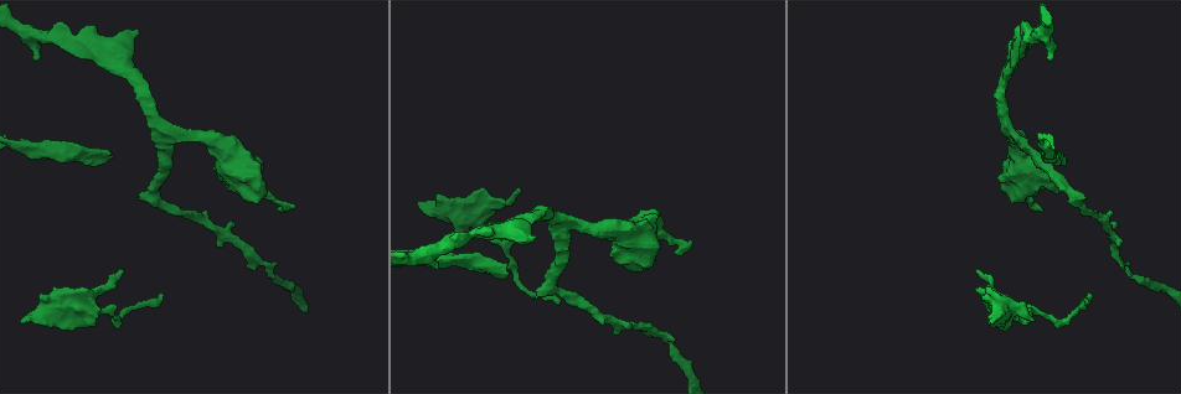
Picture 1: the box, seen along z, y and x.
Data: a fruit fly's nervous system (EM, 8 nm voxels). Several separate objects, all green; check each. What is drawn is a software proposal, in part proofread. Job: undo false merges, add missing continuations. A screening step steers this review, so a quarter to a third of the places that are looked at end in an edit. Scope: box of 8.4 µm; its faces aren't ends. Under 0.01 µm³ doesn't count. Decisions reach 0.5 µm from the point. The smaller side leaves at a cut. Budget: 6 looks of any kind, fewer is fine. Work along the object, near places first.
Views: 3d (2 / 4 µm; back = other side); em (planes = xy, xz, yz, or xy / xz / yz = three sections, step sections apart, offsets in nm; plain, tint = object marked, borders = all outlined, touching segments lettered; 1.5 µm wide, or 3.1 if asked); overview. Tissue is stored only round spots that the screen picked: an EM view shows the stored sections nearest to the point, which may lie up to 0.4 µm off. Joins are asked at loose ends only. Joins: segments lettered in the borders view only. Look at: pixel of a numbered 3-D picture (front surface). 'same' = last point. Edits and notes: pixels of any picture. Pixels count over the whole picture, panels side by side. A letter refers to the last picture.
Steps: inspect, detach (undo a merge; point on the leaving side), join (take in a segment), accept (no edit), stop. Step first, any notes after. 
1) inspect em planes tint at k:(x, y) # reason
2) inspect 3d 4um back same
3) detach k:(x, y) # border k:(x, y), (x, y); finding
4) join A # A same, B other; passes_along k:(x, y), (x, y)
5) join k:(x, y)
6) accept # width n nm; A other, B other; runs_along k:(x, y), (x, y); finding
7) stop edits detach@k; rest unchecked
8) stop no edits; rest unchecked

inspect 3d 2um at 1:(40, 297) # an open end

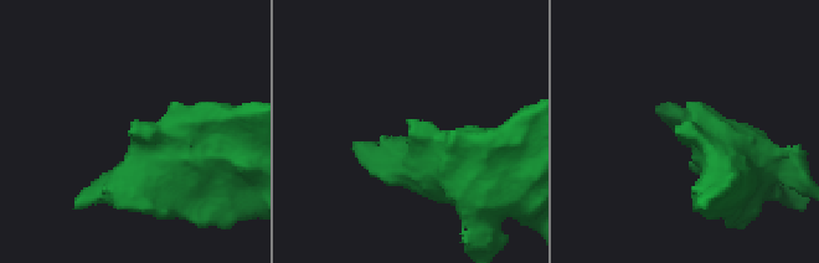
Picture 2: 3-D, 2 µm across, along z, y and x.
inspect em planes plain at 2:(678, 130) # shape alone is not enough

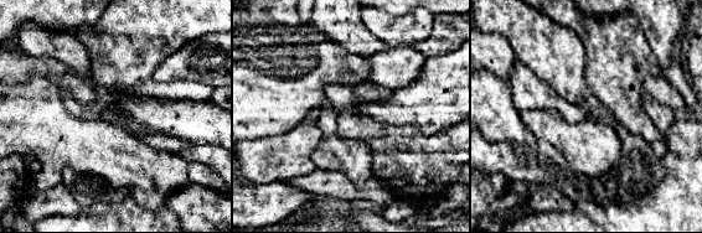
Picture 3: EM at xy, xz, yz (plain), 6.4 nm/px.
inspect em planes borders same

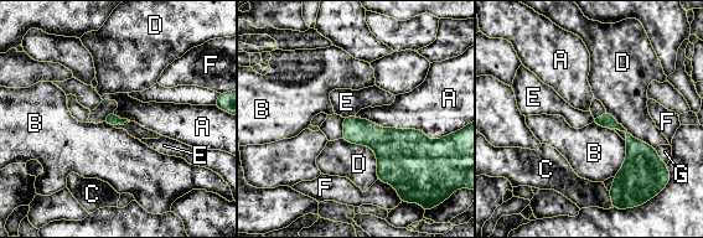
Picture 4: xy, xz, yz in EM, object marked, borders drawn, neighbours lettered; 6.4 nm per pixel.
join C # A other, B other, C same, D other, E other, F other, G other; passes_along 4:(642, 176), (610, 196), (584, 193); it goes on there

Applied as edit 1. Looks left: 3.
inspect em xz step 8 tint at 1:(122, 272) # free end

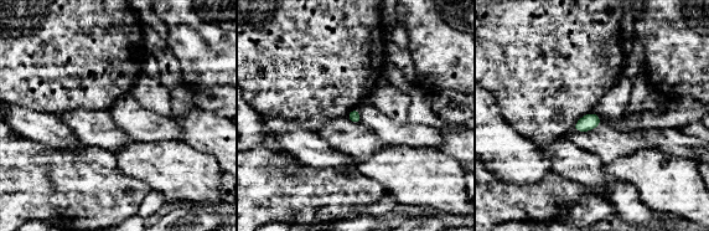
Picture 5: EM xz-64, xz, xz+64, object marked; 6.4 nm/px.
inspect em planes borders same # cut it another way

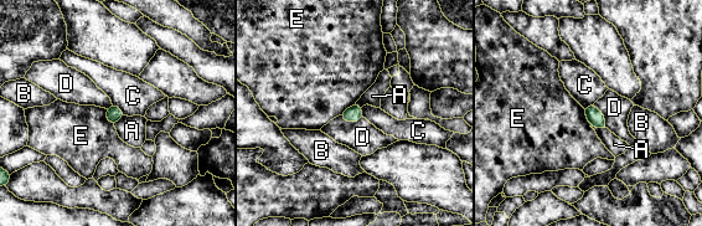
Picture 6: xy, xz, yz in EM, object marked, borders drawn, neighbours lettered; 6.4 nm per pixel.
accept # A other, B other, C other, D other, E other; border 6:(590, 124), (607, 129); no lettered segment goes on from it

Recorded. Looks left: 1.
inspect em planes borders at 1:(426, 251)

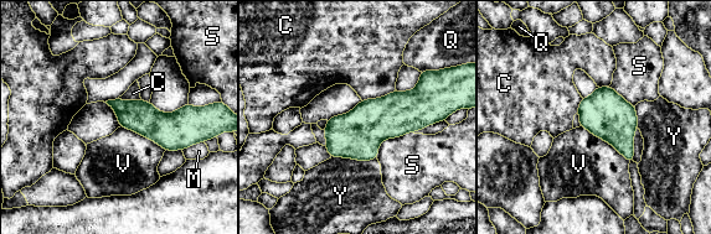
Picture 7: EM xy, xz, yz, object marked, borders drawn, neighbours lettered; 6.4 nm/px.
accept # width 200 nm; C other, M other, Q other, S other, V other, Y other; border 7:(580, 125), (609, 142), (629, 162); one neuron here

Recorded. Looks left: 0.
stop edits join@4; rest unchecked

